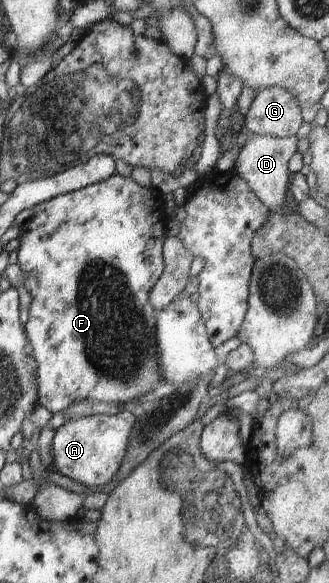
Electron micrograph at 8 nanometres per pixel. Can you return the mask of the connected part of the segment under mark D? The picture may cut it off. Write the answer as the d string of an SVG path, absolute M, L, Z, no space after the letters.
M251 133L243 134L243 145L236 164L233 169L244 177L244 181L252 189L252 192L266 205L268 213L283 213L282 205L286 201L286 193L289 190L290 174L288 165L292 155L298 152L298 137L296 135L288 138L266 137L264 135L254 135Z

